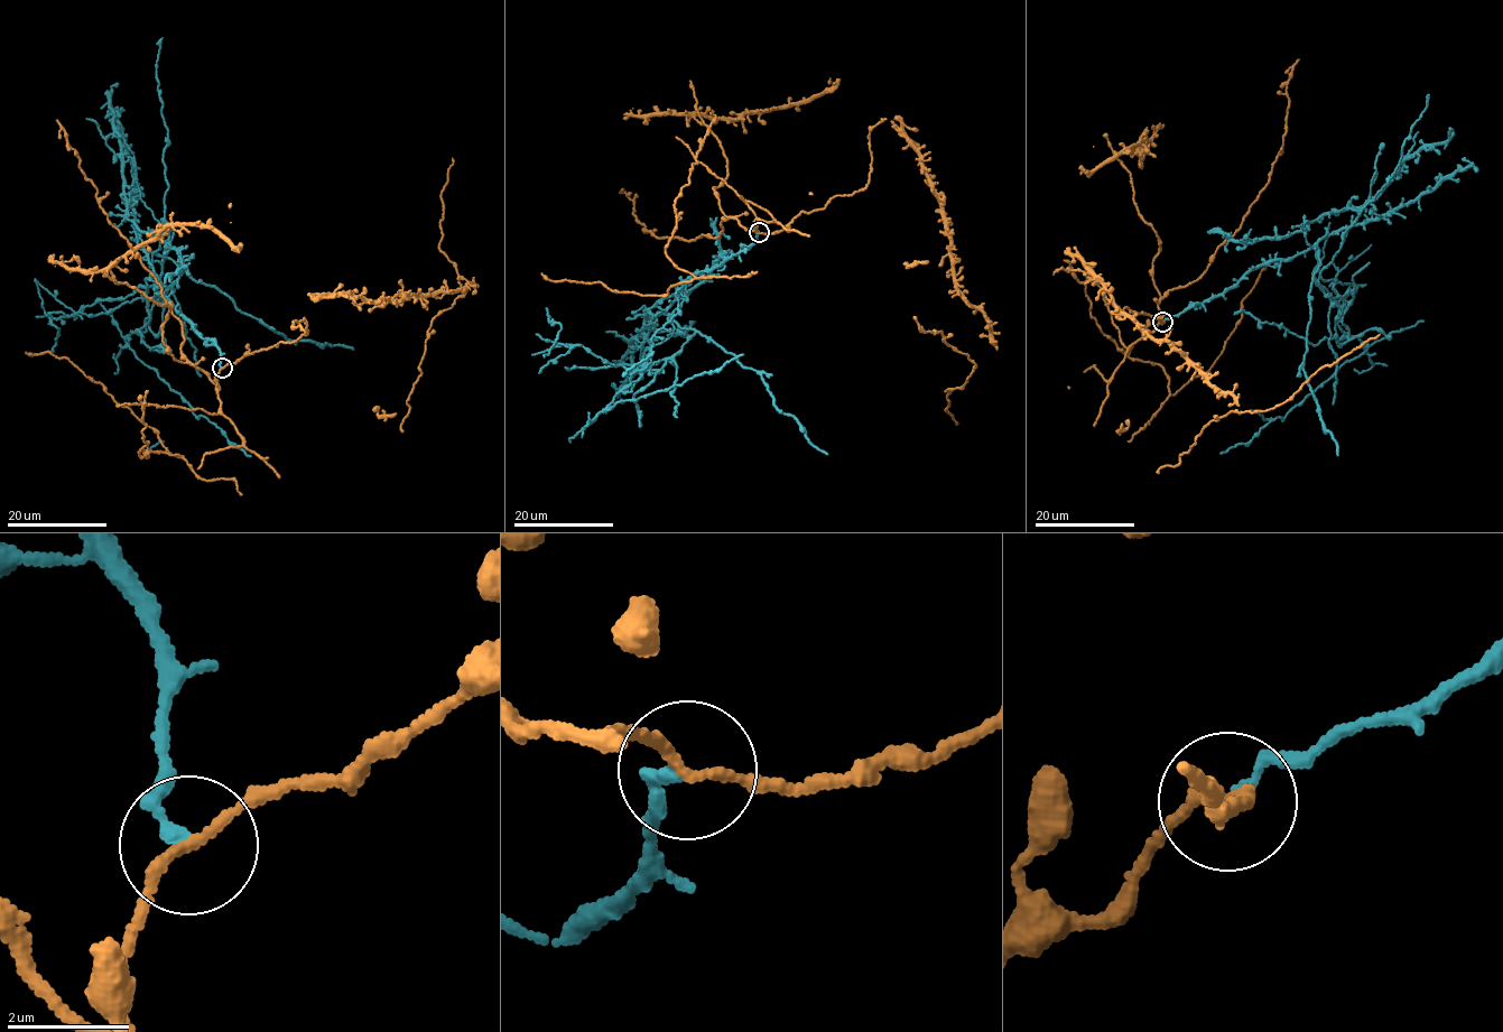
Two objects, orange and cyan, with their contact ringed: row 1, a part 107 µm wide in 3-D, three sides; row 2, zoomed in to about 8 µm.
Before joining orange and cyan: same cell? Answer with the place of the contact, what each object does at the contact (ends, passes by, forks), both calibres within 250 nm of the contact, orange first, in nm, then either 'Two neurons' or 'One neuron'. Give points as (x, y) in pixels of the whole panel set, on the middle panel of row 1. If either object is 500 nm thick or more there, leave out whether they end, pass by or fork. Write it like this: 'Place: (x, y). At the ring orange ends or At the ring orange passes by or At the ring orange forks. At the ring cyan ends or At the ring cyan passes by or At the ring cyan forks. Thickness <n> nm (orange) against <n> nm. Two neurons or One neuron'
Place: (759, 232). At the ring orange passes by. At the ring cyan ends. Thickness 160 nm (orange) against 190 nm. Two neurons

